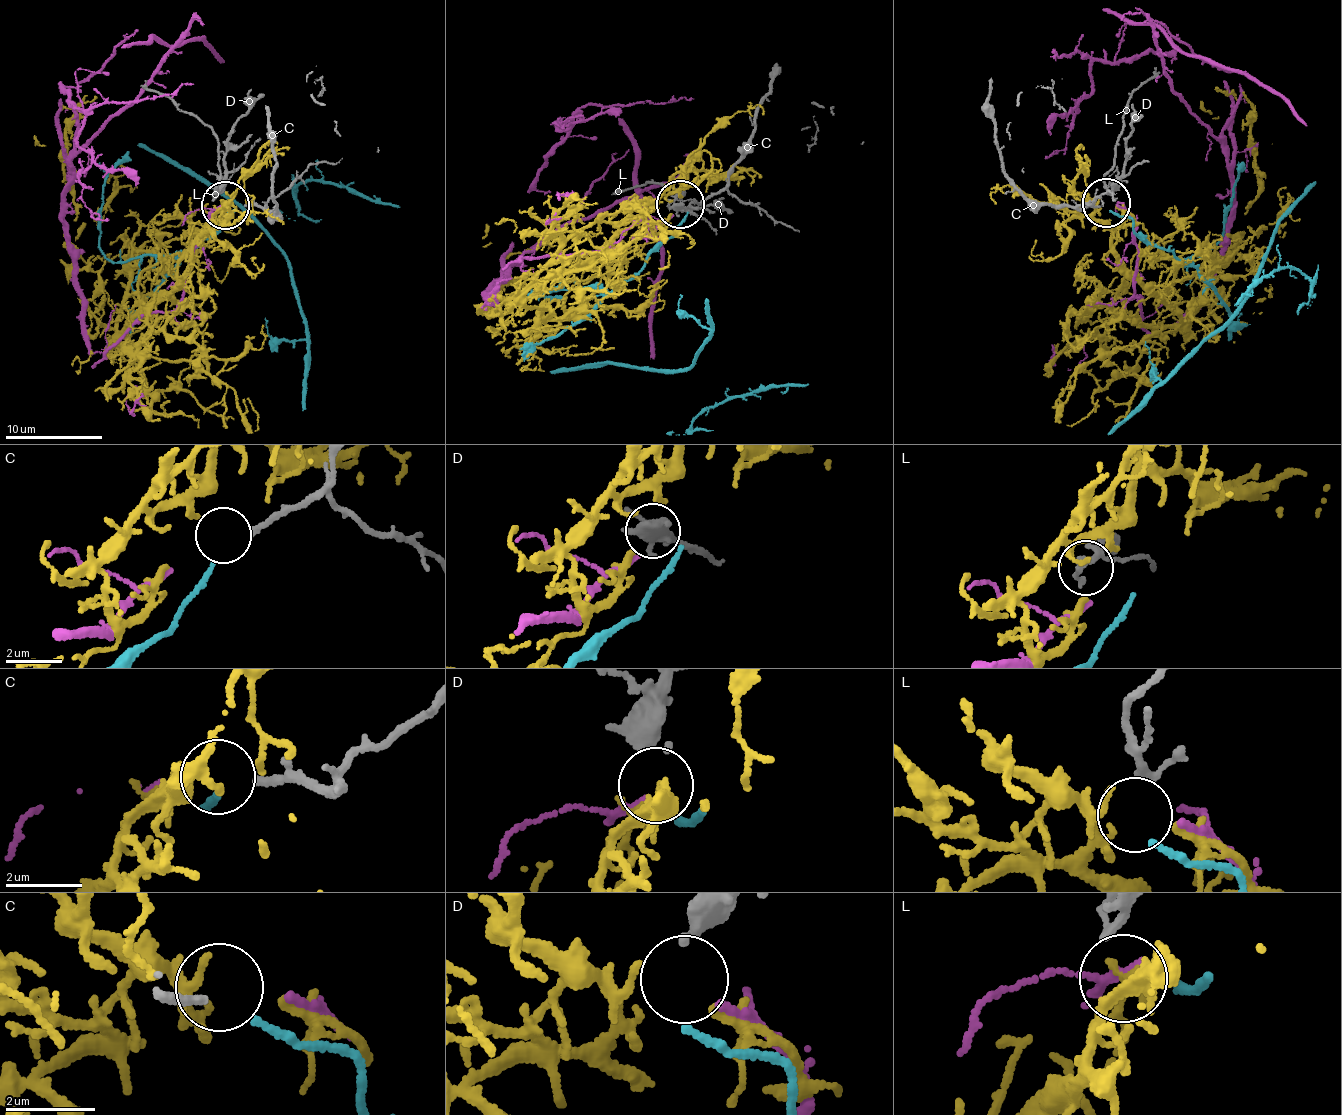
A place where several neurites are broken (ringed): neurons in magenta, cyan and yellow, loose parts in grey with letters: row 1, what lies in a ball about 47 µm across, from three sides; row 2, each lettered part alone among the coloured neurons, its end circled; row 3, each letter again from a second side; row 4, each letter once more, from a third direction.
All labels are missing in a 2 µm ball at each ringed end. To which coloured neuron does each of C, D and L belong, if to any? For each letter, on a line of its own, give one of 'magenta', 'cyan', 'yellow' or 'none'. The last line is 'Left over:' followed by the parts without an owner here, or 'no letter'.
C: none
D: yellow
L: none
Left over: C, L

